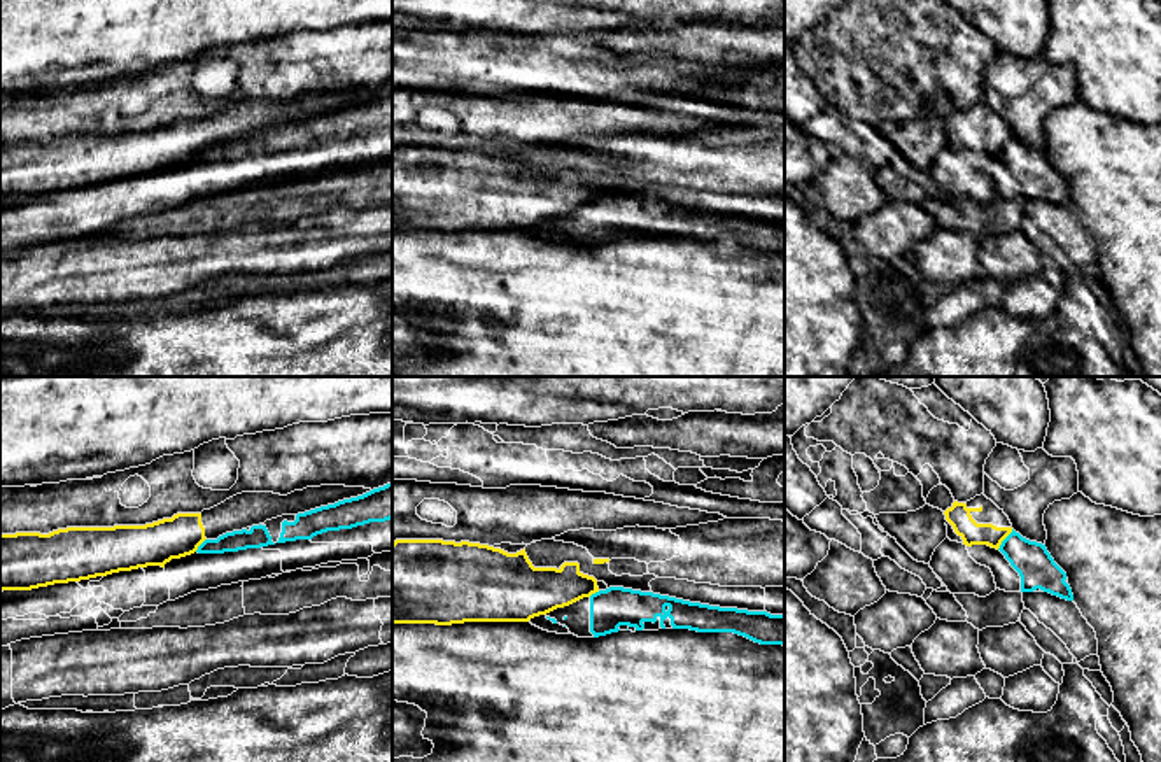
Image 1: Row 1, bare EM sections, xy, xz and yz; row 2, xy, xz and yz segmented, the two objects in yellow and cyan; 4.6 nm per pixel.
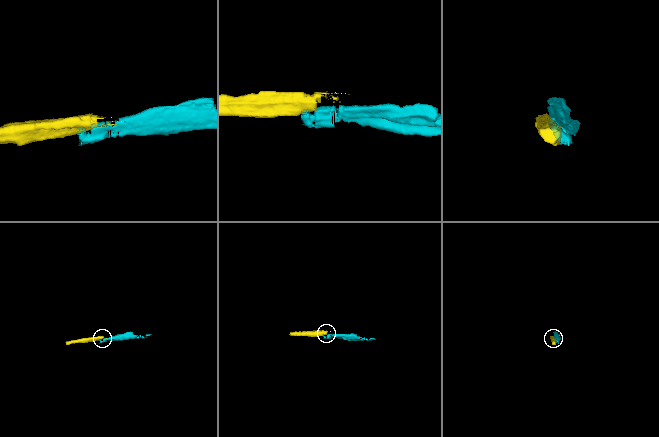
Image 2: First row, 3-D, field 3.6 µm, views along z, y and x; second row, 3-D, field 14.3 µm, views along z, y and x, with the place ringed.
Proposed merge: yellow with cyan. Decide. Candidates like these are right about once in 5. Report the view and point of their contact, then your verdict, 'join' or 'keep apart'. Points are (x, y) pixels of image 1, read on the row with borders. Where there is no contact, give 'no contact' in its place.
meets yellow in yz at (1004, 538); keep apart

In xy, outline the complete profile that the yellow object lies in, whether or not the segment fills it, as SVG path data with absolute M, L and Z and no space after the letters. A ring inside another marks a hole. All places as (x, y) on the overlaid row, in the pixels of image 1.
M320 485L294 490L287 496L273 492L242 492L201 513L177 513L172 519L145 526L67 527L49 534L0 534L0 590L32 590L147 566L165 568L172 559L194 554L205 540L217 540L226 533L259 526L282 515L305 513L362 496L369 490L371 489L364 487Z

